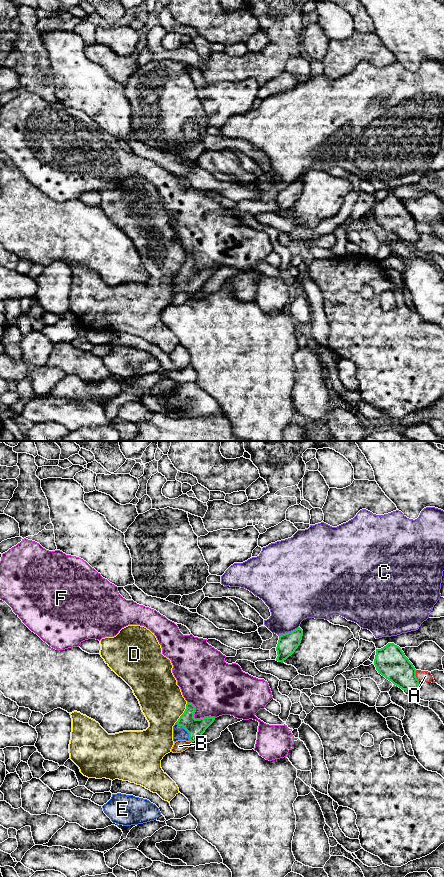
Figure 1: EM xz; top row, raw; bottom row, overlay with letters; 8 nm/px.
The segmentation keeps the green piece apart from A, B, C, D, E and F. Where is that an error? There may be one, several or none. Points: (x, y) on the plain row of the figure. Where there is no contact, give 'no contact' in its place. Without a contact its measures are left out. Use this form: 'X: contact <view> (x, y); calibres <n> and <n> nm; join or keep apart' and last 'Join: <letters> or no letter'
A: contact xz (415, 227); calibres 260 and 90 nm; keep apart
B: contact xz (190, 292); calibres 140 and 100 nm; keep apart
C: contact xz (288, 184); calibres 160 and 360 nm; keep apart
D: contact xz (184, 264); calibres 140 and 340 nm; keep apart
E: contact xz (185, 281); calibres 140 and 110 nm; join
F: contact xz (196, 271); calibres 140 and 360 nm; keep apart
Join: E

